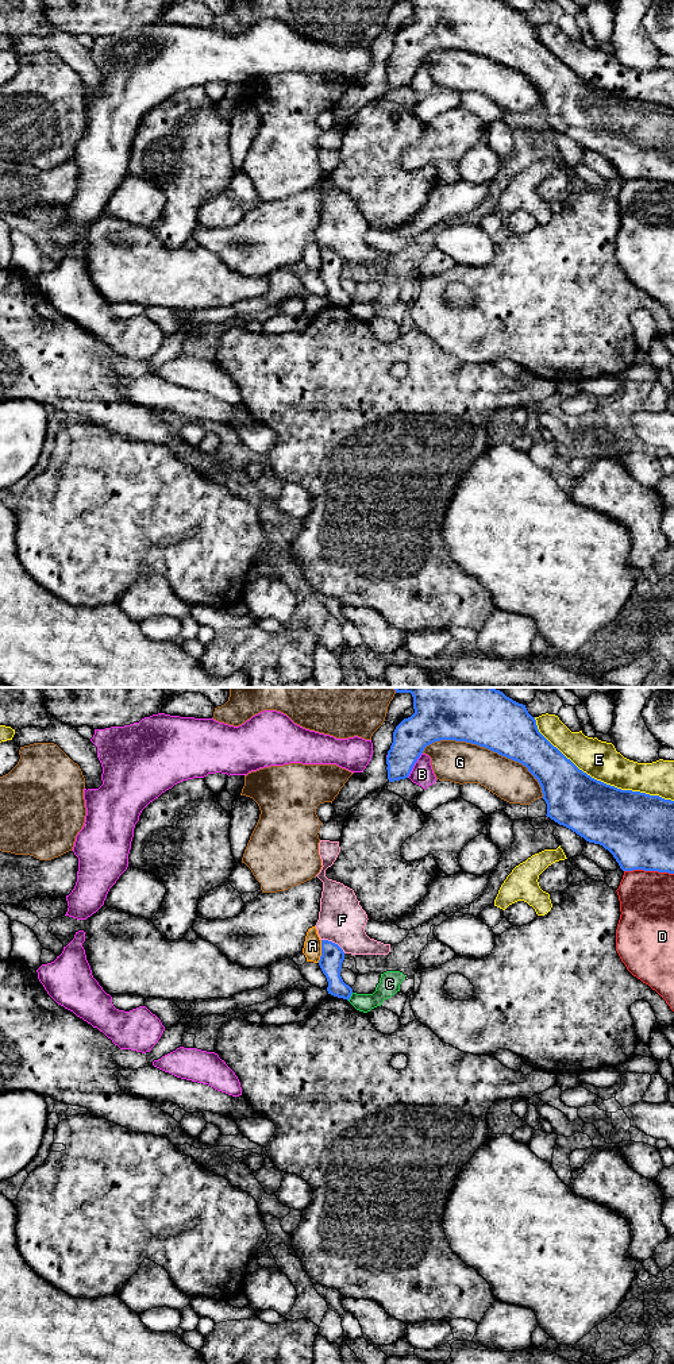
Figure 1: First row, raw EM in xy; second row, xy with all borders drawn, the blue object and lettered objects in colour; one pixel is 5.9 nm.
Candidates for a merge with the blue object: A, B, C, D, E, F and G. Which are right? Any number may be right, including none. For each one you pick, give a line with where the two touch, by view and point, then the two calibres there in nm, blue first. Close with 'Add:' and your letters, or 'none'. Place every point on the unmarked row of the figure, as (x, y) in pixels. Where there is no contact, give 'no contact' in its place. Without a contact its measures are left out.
Add: none

